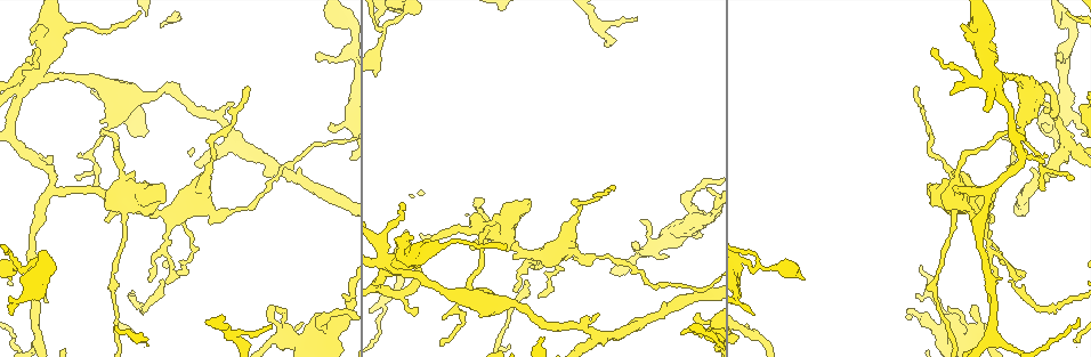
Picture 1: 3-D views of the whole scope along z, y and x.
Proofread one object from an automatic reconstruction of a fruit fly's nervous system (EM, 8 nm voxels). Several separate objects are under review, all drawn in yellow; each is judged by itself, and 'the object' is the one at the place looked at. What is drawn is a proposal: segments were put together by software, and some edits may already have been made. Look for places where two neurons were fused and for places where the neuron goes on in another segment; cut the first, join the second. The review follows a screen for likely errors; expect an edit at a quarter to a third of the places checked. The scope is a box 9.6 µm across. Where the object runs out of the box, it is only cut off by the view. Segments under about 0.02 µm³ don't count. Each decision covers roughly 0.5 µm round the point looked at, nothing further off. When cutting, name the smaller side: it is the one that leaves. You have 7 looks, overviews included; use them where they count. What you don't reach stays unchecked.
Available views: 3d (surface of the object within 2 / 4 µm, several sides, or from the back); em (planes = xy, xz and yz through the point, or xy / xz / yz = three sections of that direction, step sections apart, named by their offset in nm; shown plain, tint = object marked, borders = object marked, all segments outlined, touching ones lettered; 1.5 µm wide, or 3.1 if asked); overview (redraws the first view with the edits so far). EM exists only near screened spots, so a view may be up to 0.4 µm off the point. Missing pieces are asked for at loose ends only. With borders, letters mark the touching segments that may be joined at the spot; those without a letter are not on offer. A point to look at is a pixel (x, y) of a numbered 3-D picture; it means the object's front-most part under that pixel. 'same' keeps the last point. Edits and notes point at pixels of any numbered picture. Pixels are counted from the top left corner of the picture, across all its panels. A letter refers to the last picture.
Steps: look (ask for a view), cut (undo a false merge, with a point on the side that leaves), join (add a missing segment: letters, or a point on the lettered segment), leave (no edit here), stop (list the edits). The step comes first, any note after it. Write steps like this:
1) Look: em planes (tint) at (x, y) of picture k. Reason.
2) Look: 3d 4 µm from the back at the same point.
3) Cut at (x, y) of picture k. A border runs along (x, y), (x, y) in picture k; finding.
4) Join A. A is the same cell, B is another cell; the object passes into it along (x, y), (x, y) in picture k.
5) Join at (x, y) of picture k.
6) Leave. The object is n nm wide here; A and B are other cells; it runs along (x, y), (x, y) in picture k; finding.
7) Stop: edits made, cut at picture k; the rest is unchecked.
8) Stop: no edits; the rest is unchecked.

Look: 3d 4 µm at (39, 339) of picture 1. Branch point.

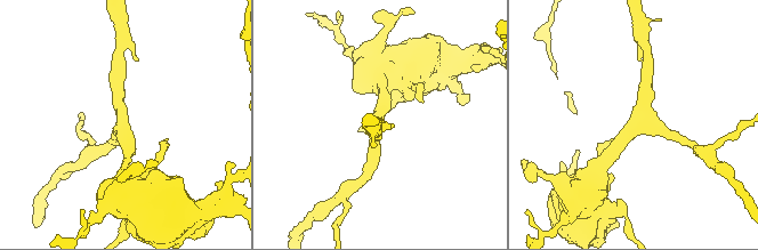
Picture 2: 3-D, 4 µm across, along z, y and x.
Look: em yz step 4 (borders) at (120, 119) of picture 2.

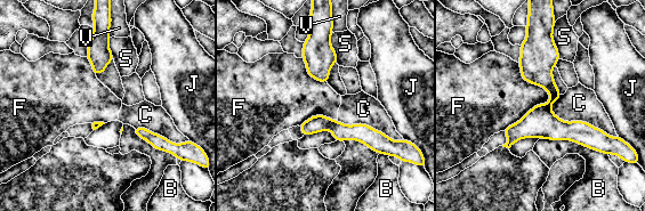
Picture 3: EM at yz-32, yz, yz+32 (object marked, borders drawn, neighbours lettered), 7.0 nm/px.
Look: em xz step 4 (borders) at the same point.

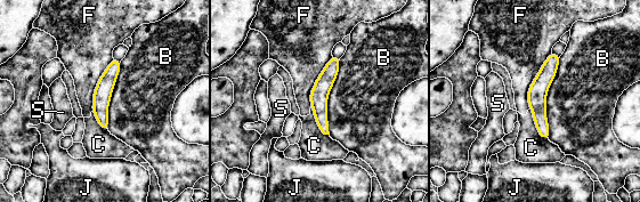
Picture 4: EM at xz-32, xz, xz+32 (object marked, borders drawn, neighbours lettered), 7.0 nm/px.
Leave. The object is 130 nm wide here; B, C, F, J and S are other cells; it runs along (552, 56), (540, 86), (545, 136) in picture 4; continuous, no second neuron.

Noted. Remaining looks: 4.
Look: 3d 2 µm at (315, 54) of picture 1. Thin end.

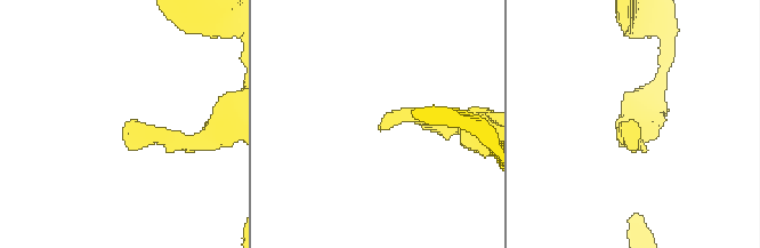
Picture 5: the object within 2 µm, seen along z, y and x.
Look: em planes (borders) at (638, 130) of picture 5. Now the EM.

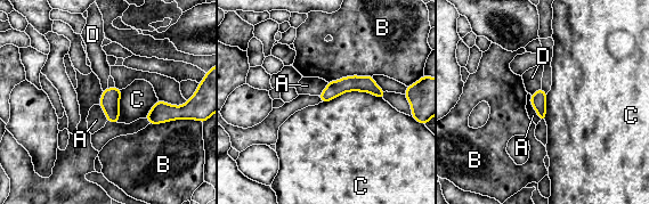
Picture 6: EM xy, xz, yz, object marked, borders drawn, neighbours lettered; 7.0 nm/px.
Leave. A, B, C and D are other cells; a border runs along (382, 98), (345, 91), (322, 103) in picture 6; none of them fits.

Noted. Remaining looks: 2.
Look: em xy step 8 (borders) at (333, 125) of picture 1. Branch stops here.

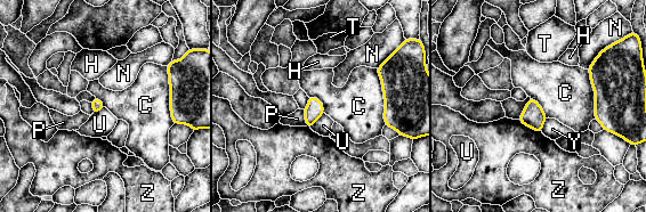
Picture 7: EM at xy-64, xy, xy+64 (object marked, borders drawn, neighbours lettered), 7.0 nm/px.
Look: em planes (borders) at the same point.

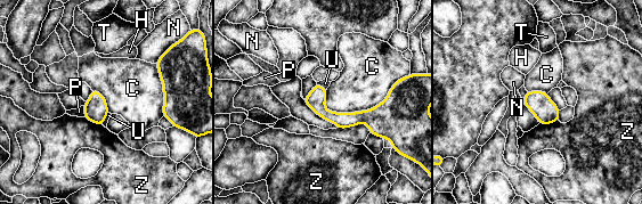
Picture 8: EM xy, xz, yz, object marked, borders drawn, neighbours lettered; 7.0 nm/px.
Leave. C, H, N, P, T, U and Z are other cells; a border runs along (399, 79), (370, 108), (324, 106) in picture 8; none of them fits.

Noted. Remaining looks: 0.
Stop: no edits; the rest is unchecked.

